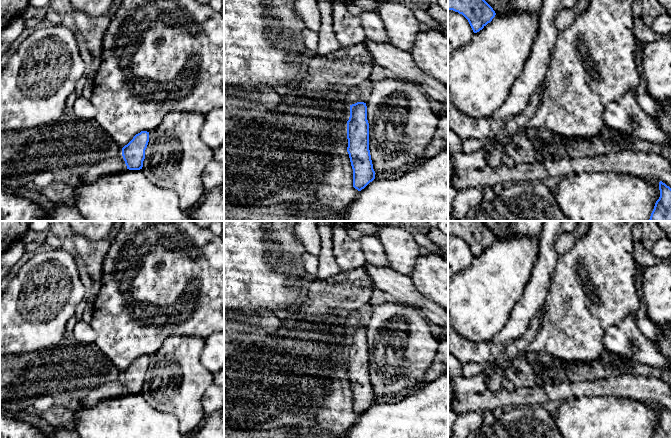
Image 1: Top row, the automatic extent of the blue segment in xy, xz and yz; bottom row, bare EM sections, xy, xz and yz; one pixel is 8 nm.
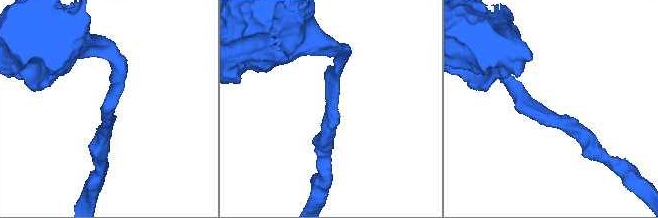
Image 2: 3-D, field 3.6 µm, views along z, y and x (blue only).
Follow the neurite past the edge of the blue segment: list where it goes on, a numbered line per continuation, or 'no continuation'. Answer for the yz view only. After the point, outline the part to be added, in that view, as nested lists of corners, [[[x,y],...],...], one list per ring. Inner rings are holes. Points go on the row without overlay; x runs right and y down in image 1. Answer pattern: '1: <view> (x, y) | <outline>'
no continuation

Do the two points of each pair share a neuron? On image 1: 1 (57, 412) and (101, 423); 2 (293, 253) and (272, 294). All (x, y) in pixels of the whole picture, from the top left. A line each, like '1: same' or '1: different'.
1: different
2: same

